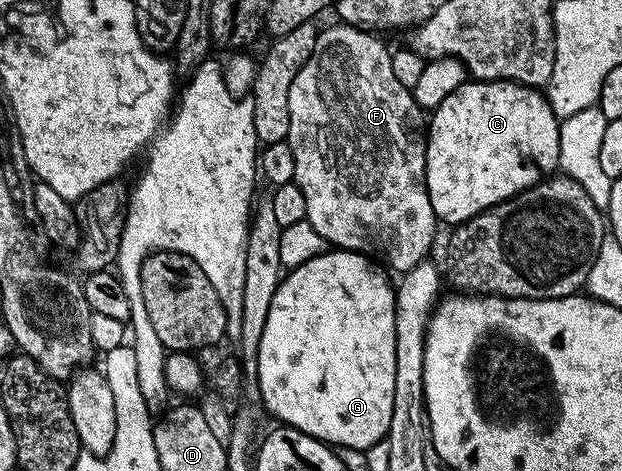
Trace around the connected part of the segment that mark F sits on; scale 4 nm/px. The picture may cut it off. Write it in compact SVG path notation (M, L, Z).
M332 23L326 29L322 28L315 39L315 51L311 51L311 59L303 63L299 75L295 75L295 83L291 83L291 91L287 95L287 108L291 110L291 127L288 143L294 152L295 173L293 180L297 182L299 191L303 191L303 199L307 199L307 215L305 220L315 227L315 231L330 246L338 249L349 249L353 253L363 253L366 257L376 259L382 266L390 270L398 269L398 274L404 275L414 269L421 261L430 256L429 248L437 237L439 222L431 207L431 199L425 182L425 143L427 140L427 117L417 106L417 100L412 92L395 79L395 71L391 68L393 54L390 46L380 41L380 36L356 25Z

